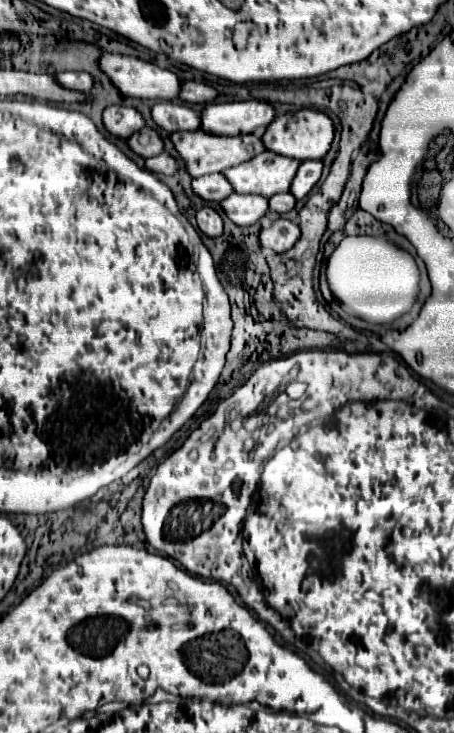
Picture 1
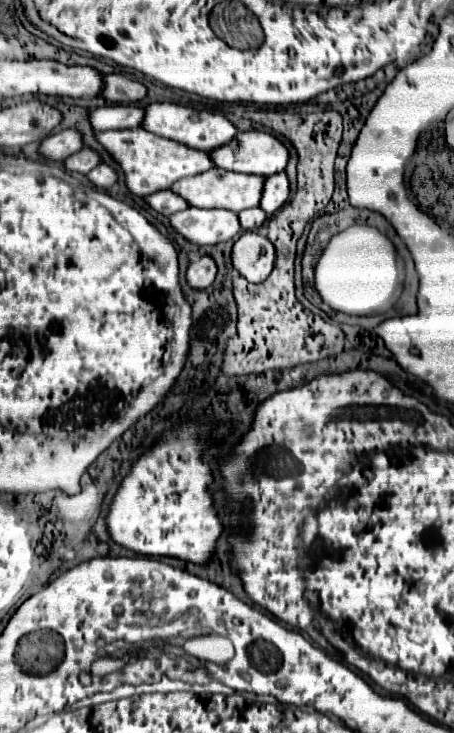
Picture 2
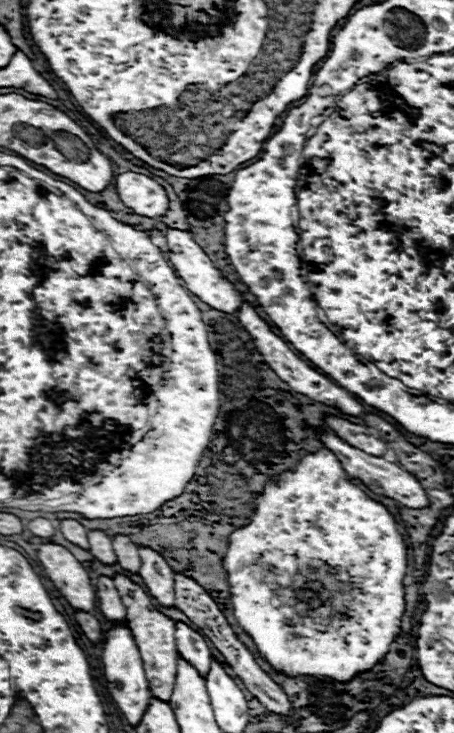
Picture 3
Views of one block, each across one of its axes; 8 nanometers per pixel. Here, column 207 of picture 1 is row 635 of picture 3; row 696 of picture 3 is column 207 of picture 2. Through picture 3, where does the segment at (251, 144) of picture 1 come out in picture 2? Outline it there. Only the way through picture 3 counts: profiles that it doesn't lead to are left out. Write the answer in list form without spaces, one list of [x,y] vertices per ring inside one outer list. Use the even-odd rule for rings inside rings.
[[[140,128],[138,130],[96,132],[94,138],[104,146],[104,150],[114,158],[114,162],[120,164],[126,186],[136,196],[148,196],[148,194],[166,190],[176,180],[182,180],[186,176],[196,176],[196,174],[202,174],[202,172],[214,168],[214,164],[210,162],[210,156],[206,152],[188,148],[174,140],[160,138],[160,136],[140,130]]]

